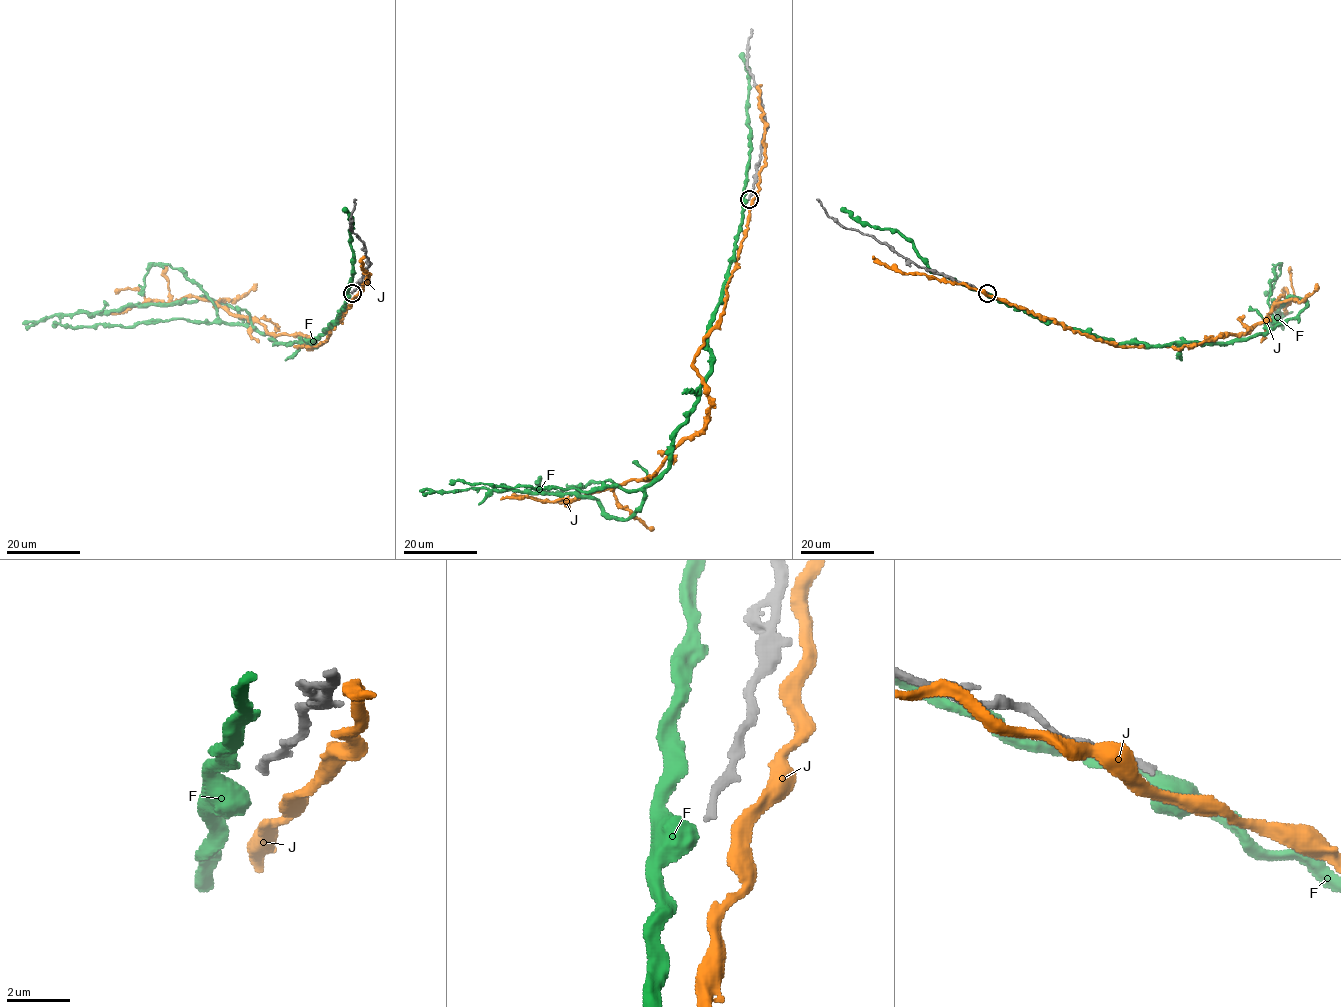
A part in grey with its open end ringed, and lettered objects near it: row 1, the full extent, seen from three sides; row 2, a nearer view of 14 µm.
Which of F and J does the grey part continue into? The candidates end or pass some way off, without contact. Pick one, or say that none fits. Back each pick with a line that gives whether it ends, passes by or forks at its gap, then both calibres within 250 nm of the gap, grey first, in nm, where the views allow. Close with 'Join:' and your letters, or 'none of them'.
Join: none of them

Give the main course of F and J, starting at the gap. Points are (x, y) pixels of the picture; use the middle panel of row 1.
F: (747, 201), (708, 328), (710, 374), (674, 436), (671, 460), (627, 519), (574, 494), (420, 491)
J: (751, 200), (721, 320), (695, 357), (710, 405), (706, 425), (645, 479), (570, 500), (501, 500)

